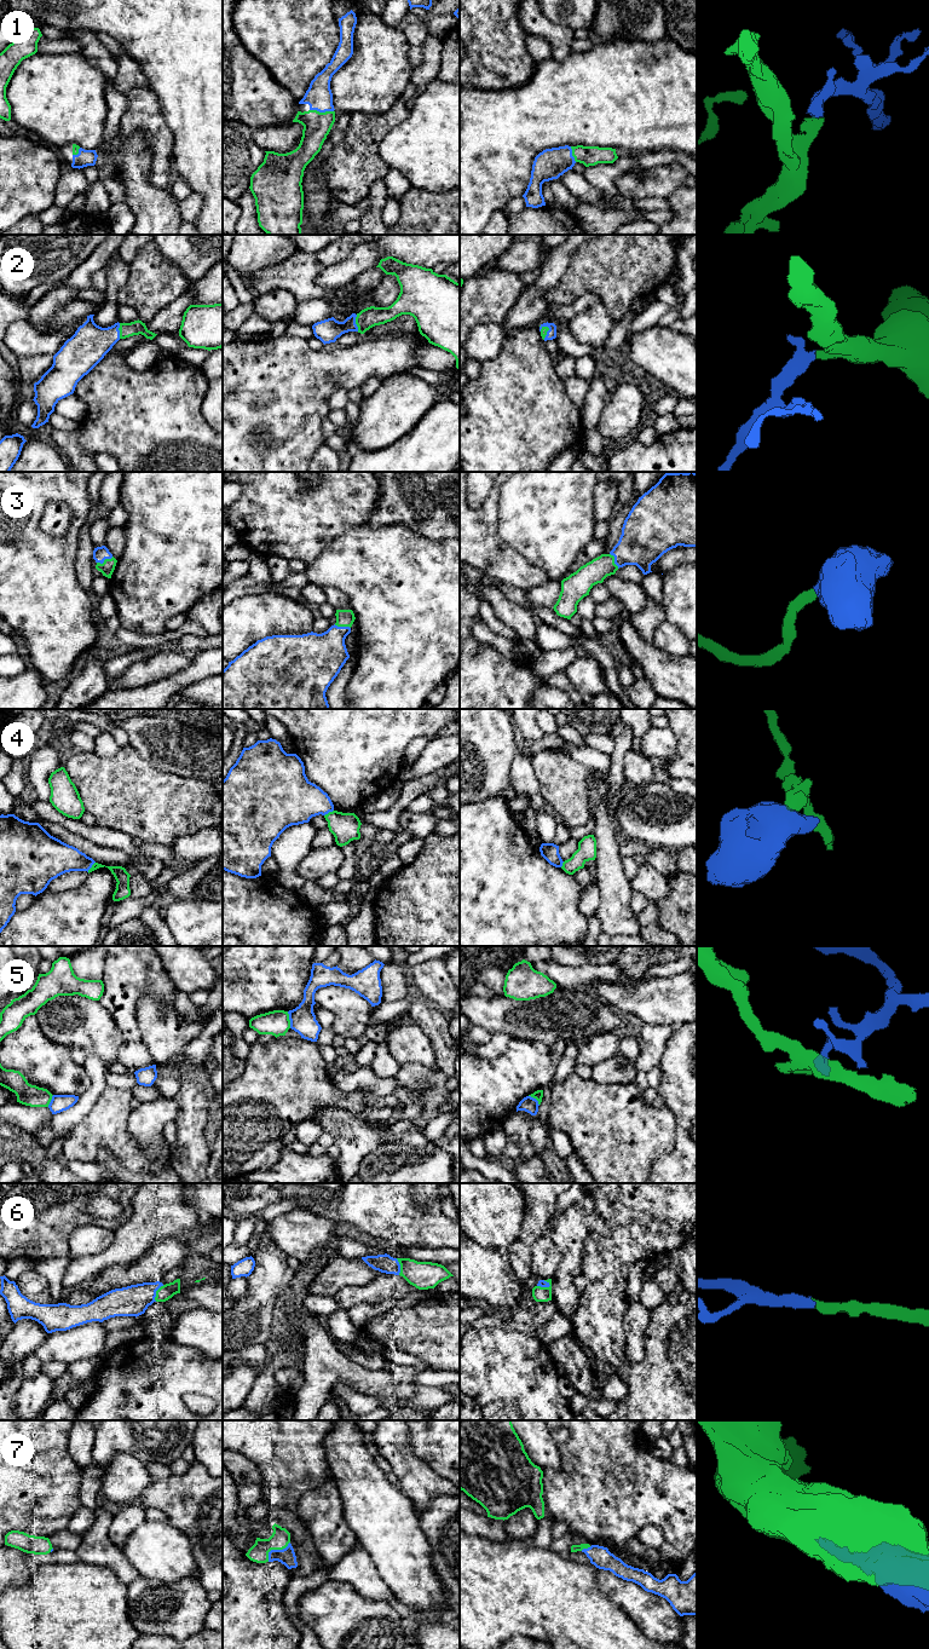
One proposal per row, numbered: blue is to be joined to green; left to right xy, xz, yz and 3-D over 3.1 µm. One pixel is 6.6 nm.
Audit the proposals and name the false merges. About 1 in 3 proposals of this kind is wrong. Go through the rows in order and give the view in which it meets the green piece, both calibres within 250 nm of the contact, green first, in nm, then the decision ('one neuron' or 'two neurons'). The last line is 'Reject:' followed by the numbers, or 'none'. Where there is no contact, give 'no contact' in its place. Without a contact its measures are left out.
1: meets green in xz; 180 nm thick on the green side, 170 nm on the other; one neuron
2: meets green in xz; 140 nm thick on the green side, 160 nm on the other; one neuron
3: meets green in xy; 90 nm thick on the green side, 100 nm on the other; one neuron
4: meets green in xy; 100 nm thick on the green side, 220 nm on the other; two neurons
5: meets green in xz; 170 nm thick on the green side, 180 nm on the other; two neurons
6: meets green in xy; 100 nm thick on the green side, 200 nm on the other; one neuron
7: meets green in xz; 130 nm thick on the green side, 110 nm on the other; one neuron
Reject: 4, 5

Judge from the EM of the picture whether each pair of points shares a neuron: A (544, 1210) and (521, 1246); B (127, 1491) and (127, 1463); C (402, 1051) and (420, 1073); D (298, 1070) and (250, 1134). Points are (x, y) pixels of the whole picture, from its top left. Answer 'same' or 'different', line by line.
A: same
B: same
C: different
D: same

